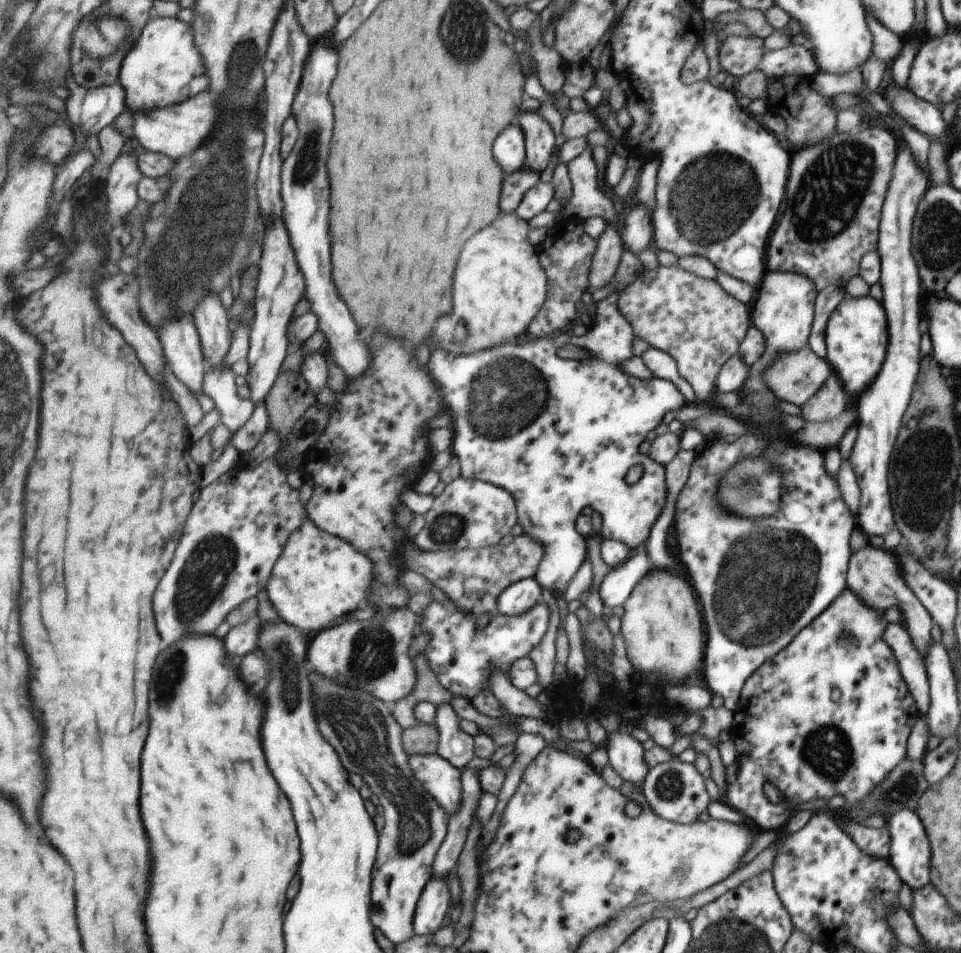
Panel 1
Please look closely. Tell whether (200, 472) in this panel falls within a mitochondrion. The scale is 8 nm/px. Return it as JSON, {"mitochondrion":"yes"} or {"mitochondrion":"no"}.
{"mitochondrion":"no"}

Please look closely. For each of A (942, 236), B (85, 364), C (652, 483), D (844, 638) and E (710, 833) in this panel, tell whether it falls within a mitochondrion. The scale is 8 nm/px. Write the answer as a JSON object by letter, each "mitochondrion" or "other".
{"A":"mitochondrion","B":"other","C":"other","D":"mitochondrion","E":"other"}

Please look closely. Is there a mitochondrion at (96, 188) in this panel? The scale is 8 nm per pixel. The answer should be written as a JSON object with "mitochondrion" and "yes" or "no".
{"mitochondrion":"no"}

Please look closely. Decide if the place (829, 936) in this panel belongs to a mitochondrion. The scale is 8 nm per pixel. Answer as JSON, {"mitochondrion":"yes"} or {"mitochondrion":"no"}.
{"mitochondrion":"no"}

